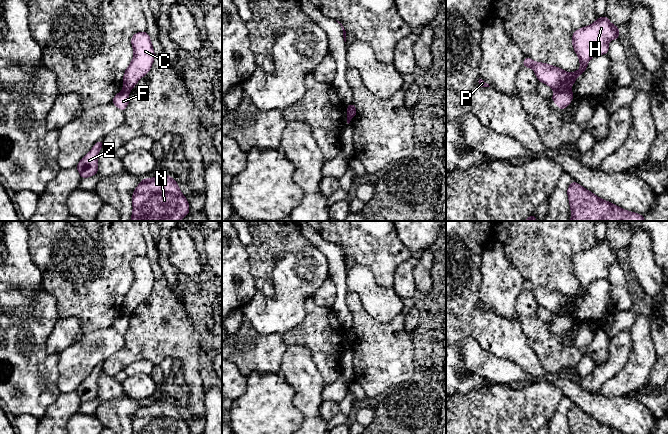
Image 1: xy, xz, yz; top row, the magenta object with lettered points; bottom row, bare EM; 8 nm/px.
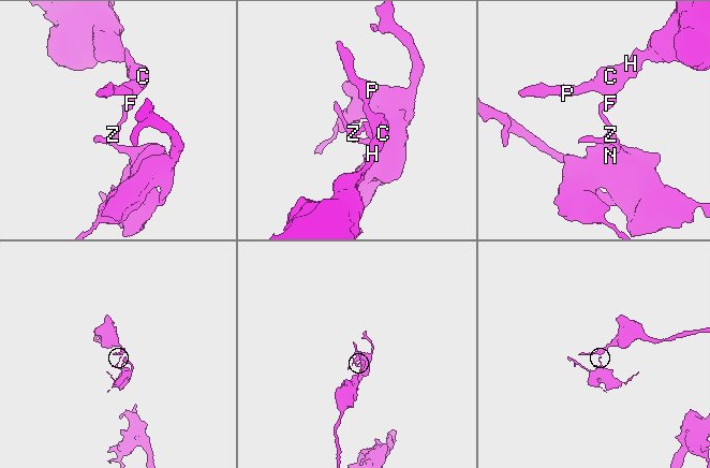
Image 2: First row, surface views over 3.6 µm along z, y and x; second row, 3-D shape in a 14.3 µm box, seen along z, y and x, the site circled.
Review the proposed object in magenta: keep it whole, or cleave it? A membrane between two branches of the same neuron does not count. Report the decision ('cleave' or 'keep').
cleave

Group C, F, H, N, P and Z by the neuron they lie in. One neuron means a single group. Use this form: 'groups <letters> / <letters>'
groups C H P / F N Z

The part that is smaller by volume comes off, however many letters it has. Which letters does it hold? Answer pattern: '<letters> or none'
F, N, Z

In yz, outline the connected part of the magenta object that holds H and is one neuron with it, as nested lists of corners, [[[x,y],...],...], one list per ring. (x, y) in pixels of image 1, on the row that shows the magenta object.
[[[604,15],[572,34],[573,49],[580,61],[578,71],[568,73],[547,63],[535,62],[529,57],[524,58],[523,67],[533,69],[539,82],[545,83],[554,91],[563,91],[575,84],[577,77],[586,71],[593,56],[608,54],[608,42],[614,39],[619,39],[619,27],[613,25]]]

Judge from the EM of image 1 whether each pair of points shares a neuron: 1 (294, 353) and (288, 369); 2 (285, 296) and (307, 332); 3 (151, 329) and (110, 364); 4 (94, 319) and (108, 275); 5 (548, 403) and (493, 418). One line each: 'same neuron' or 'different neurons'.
1: same neuron
2: different neurons
3: same neuron
4: same neuron
5: same neuron

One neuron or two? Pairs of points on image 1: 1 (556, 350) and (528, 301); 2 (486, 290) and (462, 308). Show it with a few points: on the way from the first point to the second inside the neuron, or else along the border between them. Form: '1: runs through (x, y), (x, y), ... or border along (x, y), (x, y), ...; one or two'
1: runs through (544, 338), (530, 324), (527, 313); one
2: border along (480, 273), (478, 299); two

